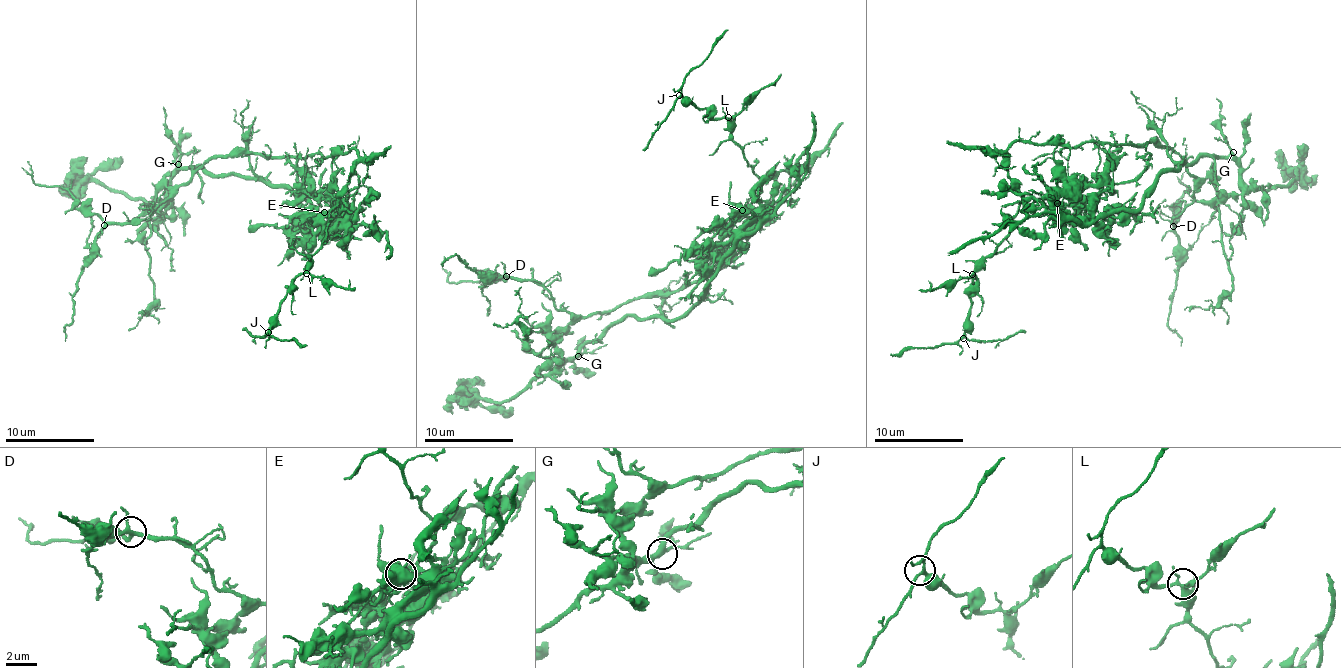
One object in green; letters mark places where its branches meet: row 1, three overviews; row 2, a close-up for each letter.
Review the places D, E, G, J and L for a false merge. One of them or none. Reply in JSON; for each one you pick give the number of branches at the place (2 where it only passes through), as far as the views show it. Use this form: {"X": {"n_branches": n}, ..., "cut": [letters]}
{"E": {"n_branches": 4}, "cut": ["E"]}

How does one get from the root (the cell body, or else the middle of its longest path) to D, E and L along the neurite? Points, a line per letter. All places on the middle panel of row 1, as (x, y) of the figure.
D: (713, 260), (705, 278), (678, 290), (632, 297), (586, 316), (559, 310), (540, 284), (506, 276)
E: (713, 260), (727, 258), (734, 248), (735, 239), (728, 229), (742, 210)
L: (713, 260), (727, 258), (756, 217), (754, 205), (764, 181), (752, 171), (743, 149), (732, 139), (728, 117)

